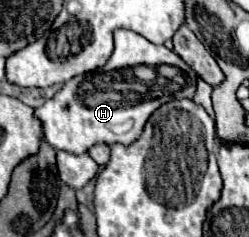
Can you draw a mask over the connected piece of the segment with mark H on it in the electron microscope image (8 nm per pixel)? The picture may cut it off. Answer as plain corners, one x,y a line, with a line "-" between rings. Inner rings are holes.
117,29
113,37
115,51
107,65
97,71
73,77
45,105
35,109
35,117
43,123
45,141
53,149
69,151
71,155
83,155
97,143
129,145
141,135
143,125
157,107
171,99
193,97
197,75
179,55
169,51
165,45
153,45
135,31
-
141,65
151,67
155,77
149,81
135,77
133,69
-
161,67
173,67
177,73
173,77
165,77
159,73

